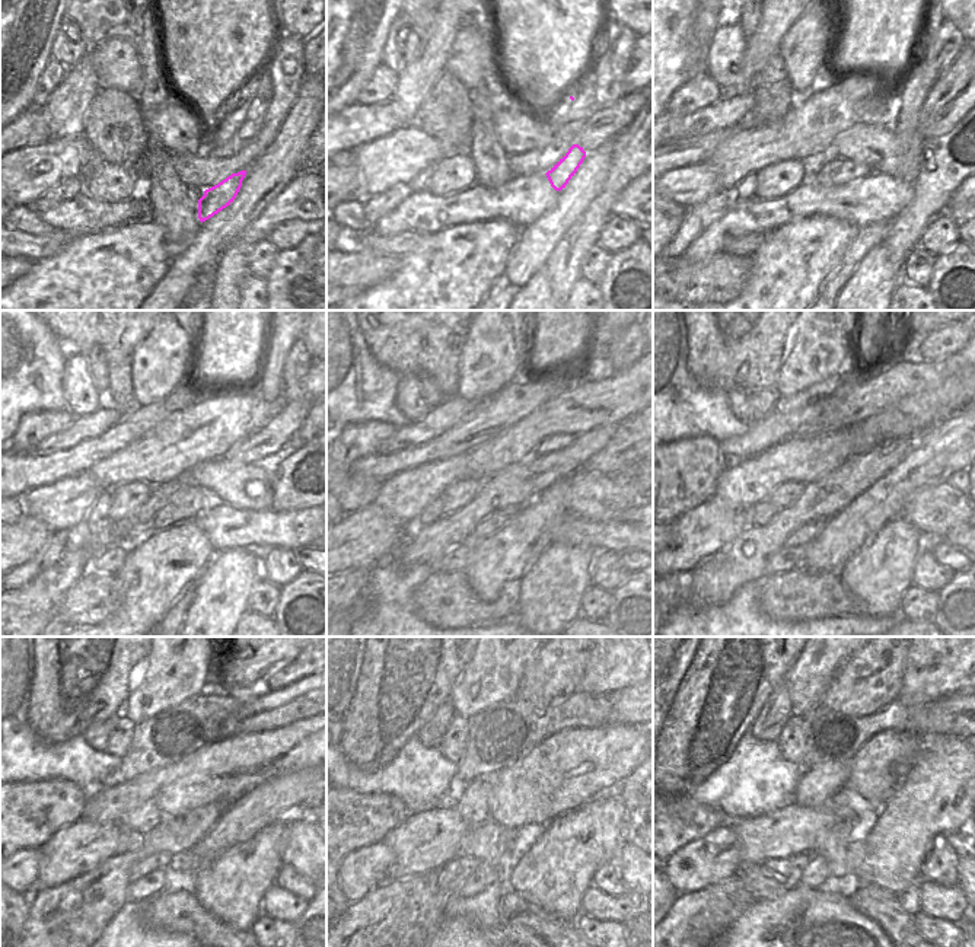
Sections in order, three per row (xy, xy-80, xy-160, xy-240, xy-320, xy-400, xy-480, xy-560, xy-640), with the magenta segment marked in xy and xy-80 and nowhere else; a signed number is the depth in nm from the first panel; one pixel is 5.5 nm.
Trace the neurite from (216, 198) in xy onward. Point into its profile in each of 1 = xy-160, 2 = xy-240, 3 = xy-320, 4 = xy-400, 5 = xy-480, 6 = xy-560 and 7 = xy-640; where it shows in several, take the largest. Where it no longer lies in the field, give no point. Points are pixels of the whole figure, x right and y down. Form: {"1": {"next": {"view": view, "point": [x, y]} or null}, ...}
{"1": {"next": {"view": "xy-160", "point": [911, 92]}}, "2": {"next": {"view": "xy-240", "point": [270, 382]}}, "3": {"next": {"view": "xy-320", "point": [602, 340]}}, "4": {"next": null}, "5": {"next": null}, "6": {"next": null}, "7": {"next": null}}

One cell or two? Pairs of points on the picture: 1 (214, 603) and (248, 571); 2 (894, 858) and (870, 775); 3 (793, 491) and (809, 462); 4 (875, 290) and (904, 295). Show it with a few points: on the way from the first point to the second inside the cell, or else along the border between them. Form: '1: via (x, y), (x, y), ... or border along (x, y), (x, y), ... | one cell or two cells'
1: via (223, 600), (223, 596), (239, 580) | one cell
2: border along (901, 783), (878, 812) | two cells
3: border along (805, 484), (783, 482), (768, 498) | two cells
4: border along (901, 281), (891, 295) | two cells

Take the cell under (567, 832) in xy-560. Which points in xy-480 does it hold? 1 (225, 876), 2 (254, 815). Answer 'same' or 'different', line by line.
1: same
2: different

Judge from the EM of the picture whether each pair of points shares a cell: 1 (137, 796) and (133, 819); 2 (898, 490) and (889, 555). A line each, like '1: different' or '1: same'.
1: different
2: different

